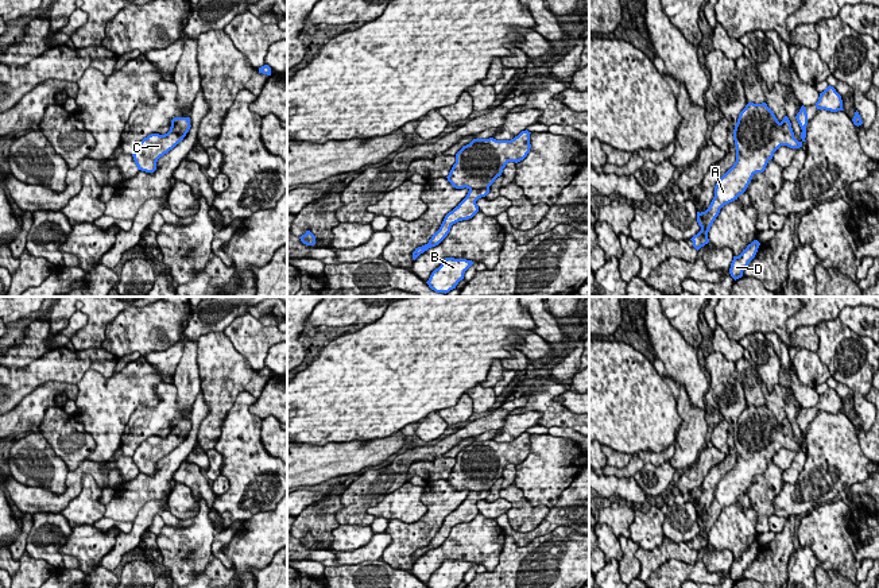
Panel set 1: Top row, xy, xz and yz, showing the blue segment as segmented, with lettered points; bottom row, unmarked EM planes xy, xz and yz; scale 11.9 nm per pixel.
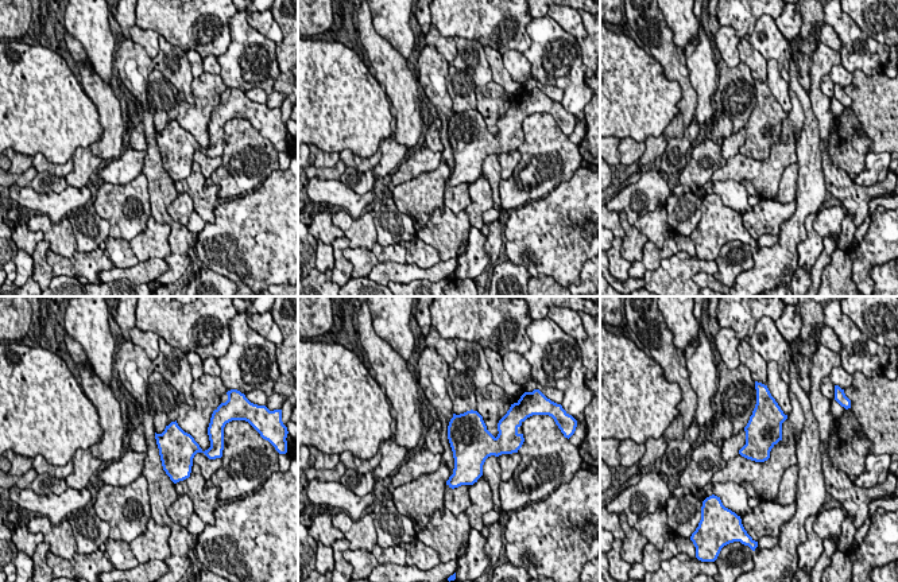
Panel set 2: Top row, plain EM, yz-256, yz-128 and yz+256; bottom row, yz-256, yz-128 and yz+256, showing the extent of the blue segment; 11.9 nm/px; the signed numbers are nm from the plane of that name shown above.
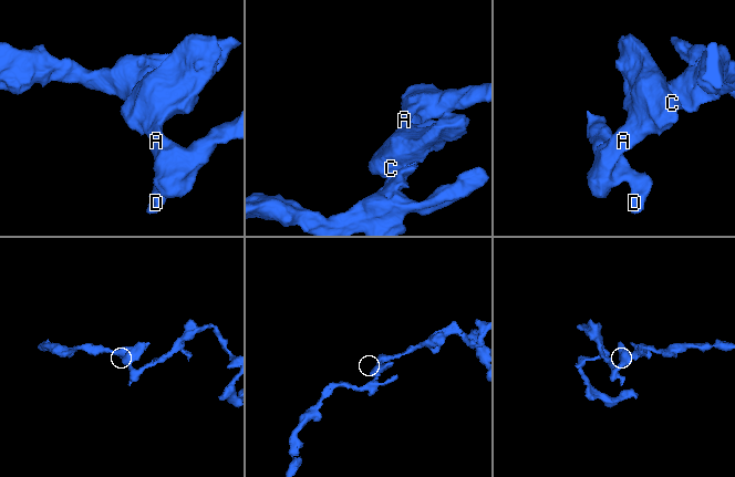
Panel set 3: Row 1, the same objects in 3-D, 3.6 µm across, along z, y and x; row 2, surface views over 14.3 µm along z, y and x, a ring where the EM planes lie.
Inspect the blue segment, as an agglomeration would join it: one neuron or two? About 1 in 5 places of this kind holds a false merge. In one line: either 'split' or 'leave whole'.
leave whole

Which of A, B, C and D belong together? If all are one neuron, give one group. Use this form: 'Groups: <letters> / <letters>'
Groups: A B C D

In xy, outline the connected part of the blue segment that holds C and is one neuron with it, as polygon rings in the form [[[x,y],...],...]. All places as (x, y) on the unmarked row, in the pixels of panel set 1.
[[[174,419],[167,436],[151,436],[144,440],[132,456],[138,472],[154,475],[158,461],[173,452],[186,438],[191,429],[189,422],[190,419]]]

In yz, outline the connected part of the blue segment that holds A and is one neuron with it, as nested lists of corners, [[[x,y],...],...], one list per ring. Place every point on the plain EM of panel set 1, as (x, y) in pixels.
[[[748,405],[740,414],[733,432],[736,464],[717,483],[709,510],[705,514],[697,514],[697,525],[701,533],[690,541],[697,553],[709,545],[708,534],[720,511],[746,494],[752,479],[766,472],[774,454],[781,448],[799,450],[806,444],[808,415],[804,407],[795,421],[802,432],[801,444],[794,440],[789,419],[785,418],[779,425],[766,405]]]

